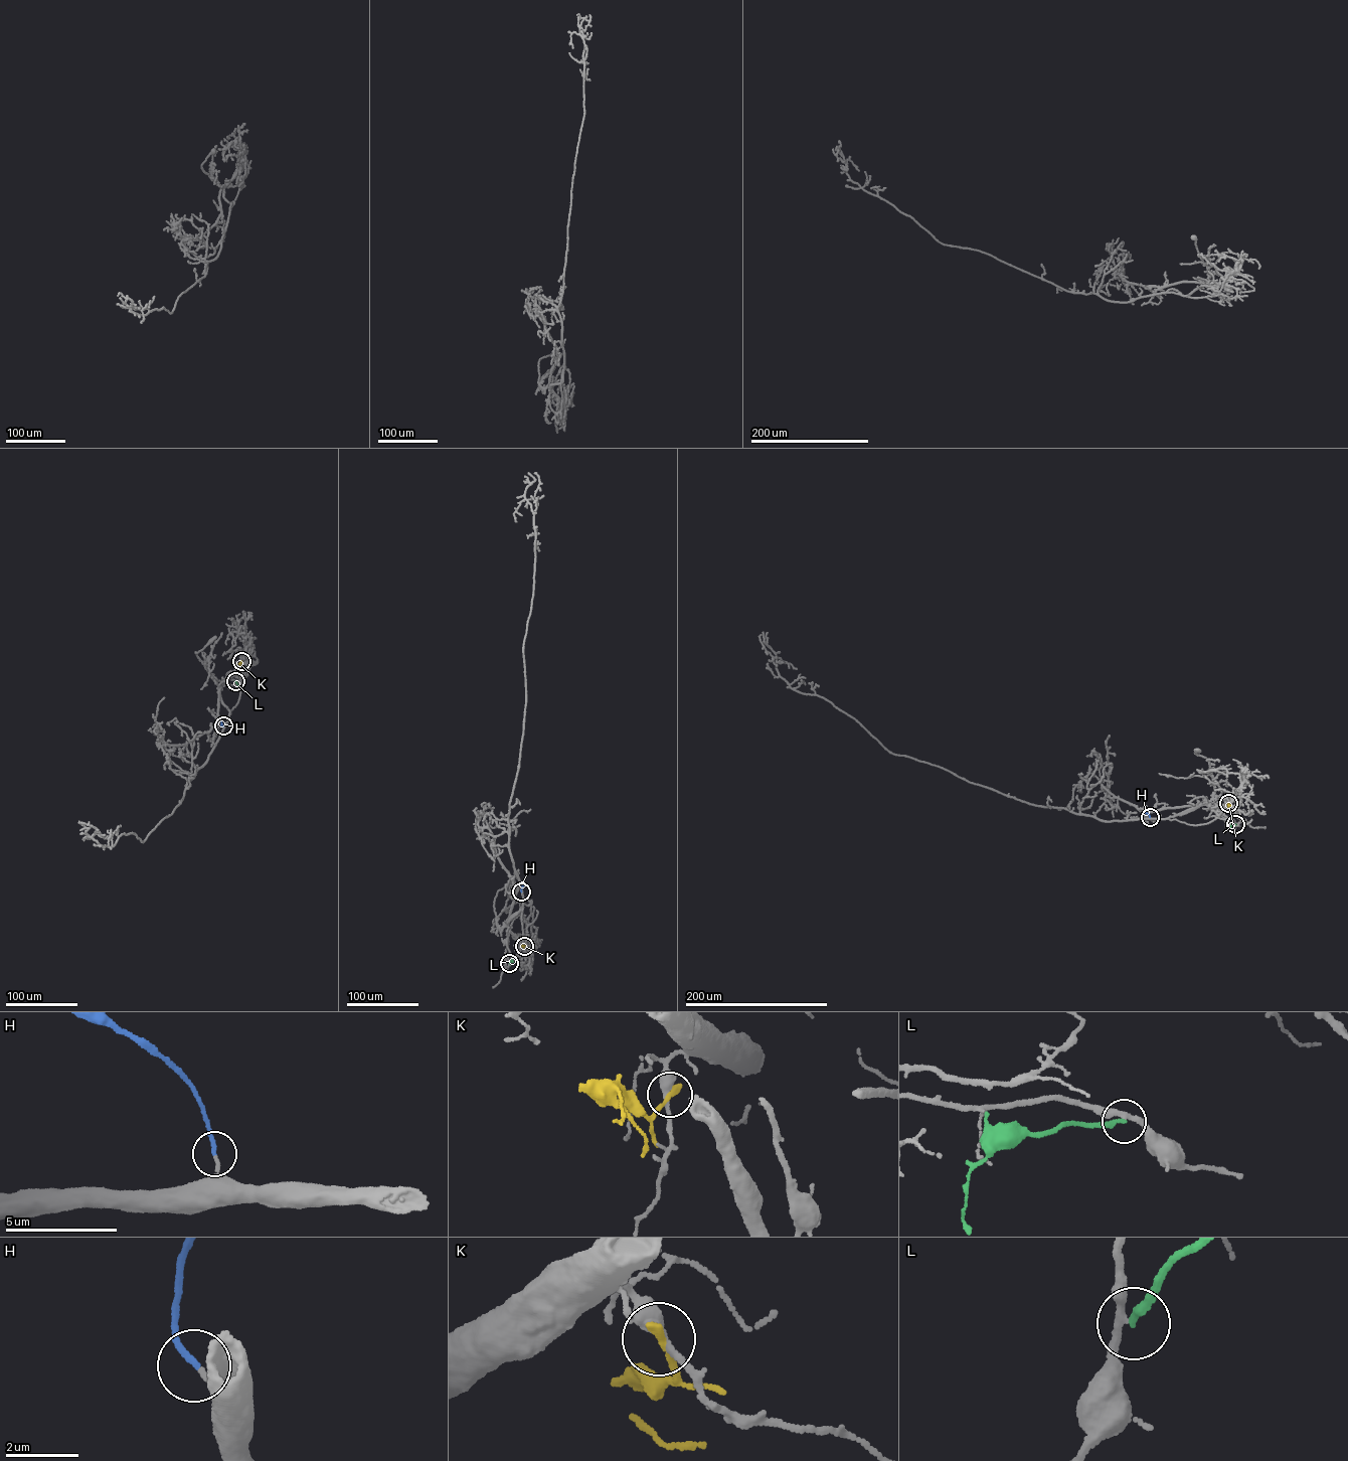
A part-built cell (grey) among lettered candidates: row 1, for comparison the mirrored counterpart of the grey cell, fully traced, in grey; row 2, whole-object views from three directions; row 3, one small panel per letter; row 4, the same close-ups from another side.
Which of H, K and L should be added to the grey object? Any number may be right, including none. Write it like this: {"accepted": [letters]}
{"accepted": ["H"]}

